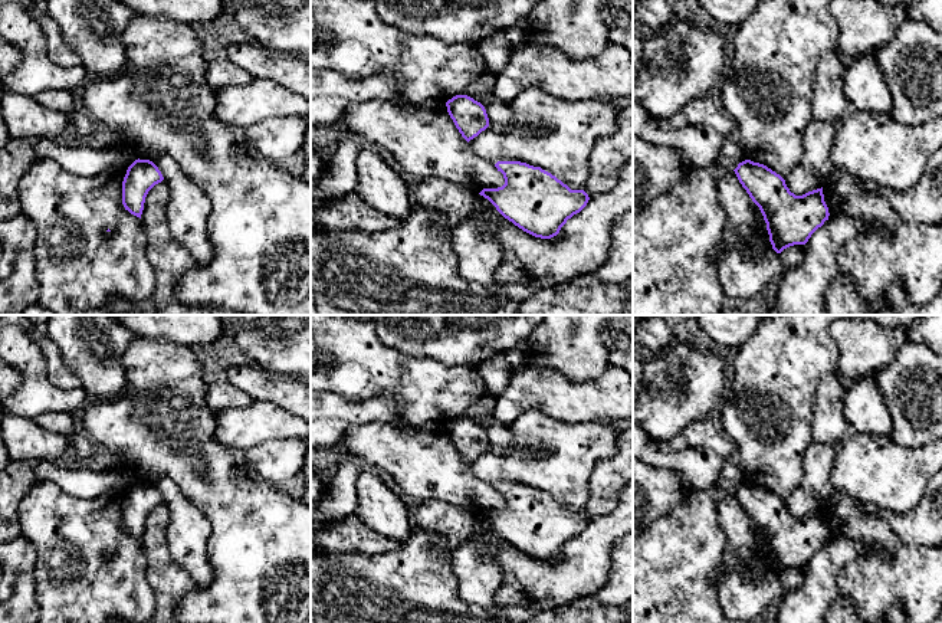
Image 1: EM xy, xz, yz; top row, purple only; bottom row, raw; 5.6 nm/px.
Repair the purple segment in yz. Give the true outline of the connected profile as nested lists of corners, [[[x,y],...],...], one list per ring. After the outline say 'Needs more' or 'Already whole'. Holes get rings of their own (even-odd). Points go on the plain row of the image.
[[[751,482],[739,485],[733,494],[759,529],[769,564],[777,576],[794,567],[805,567],[811,557],[828,542],[823,509],[795,518],[779,496]]]. Already whole

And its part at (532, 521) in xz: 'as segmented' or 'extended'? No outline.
as segmented

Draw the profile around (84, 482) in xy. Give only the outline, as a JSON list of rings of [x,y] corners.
[[[42,462],[37,466],[37,476],[42,481],[56,483],[72,496],[92,499],[105,489],[115,486],[131,488],[138,479],[134,472],[119,463],[102,465],[98,469],[78,466],[76,469],[62,469],[53,462]]]

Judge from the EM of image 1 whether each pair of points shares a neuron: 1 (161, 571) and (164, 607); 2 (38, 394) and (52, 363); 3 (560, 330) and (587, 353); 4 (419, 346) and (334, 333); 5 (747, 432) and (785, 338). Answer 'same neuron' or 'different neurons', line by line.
1: same neuron
2: different neurons
3: same neuron
4: different neurons
5: same neuron

